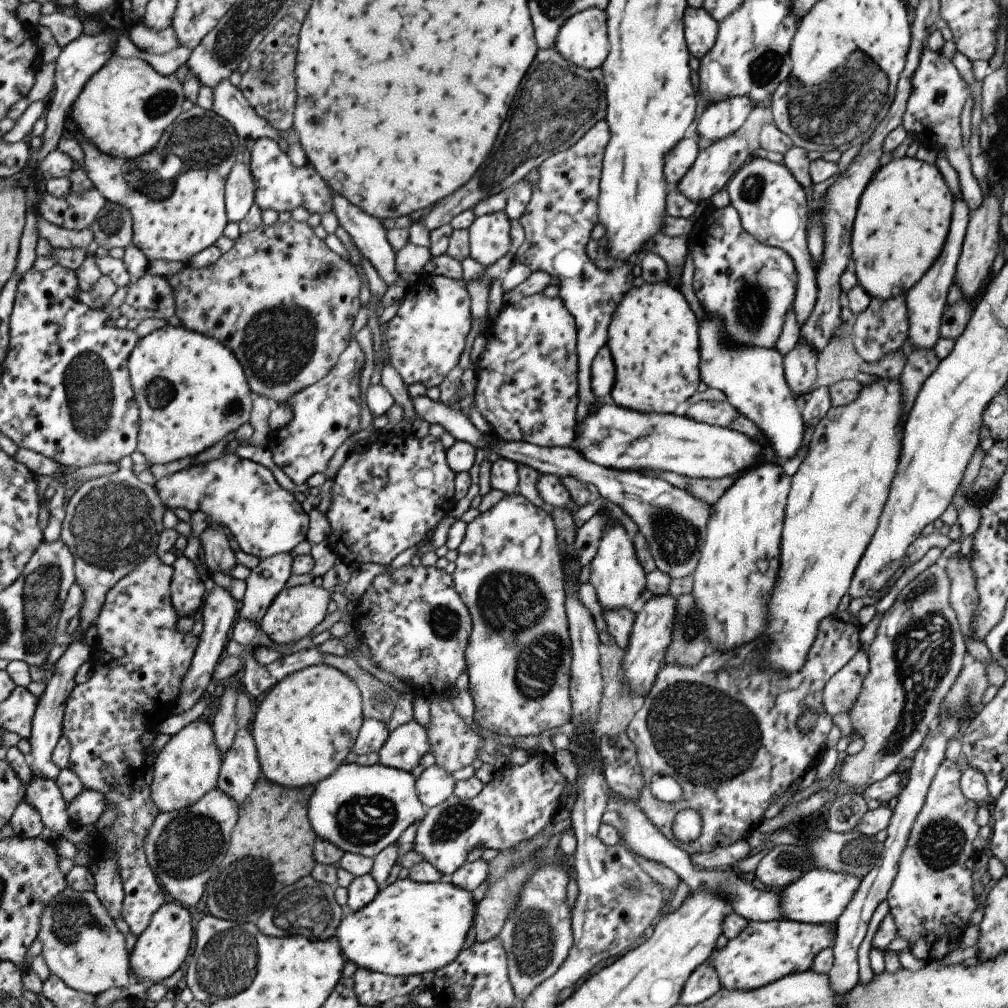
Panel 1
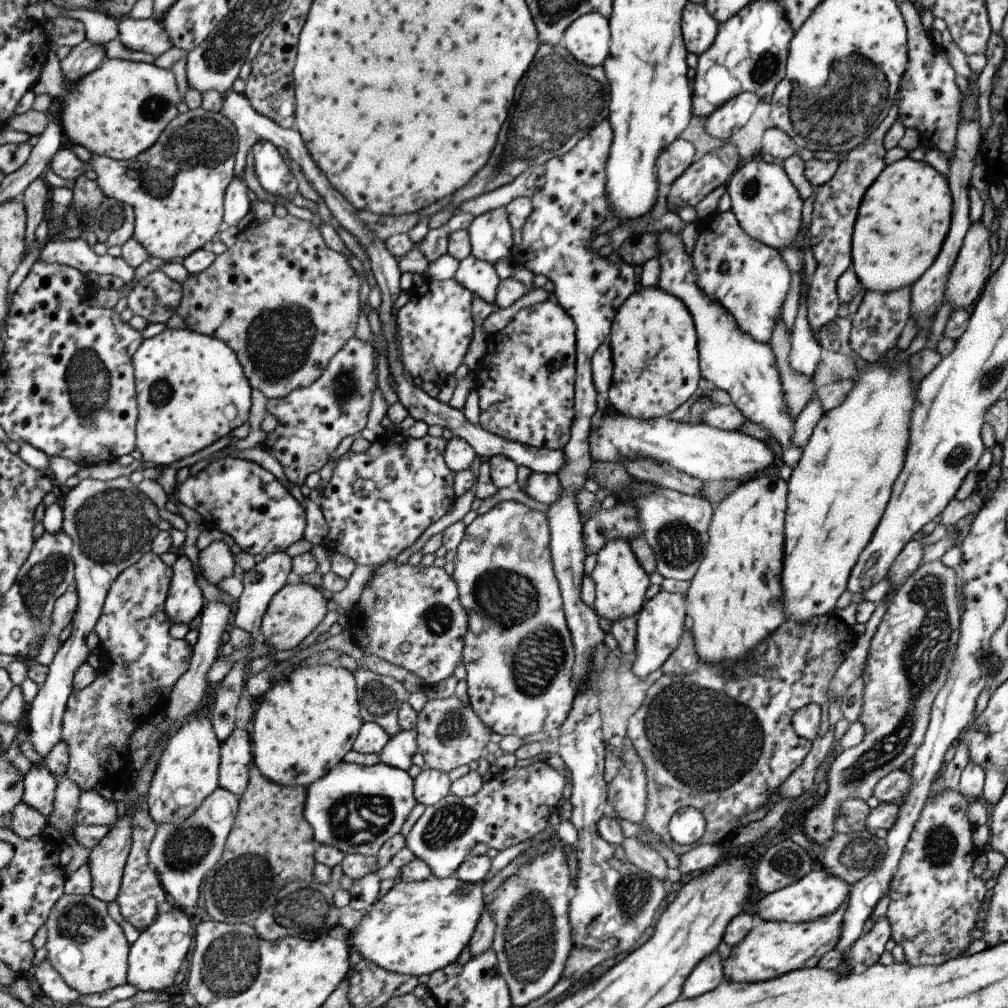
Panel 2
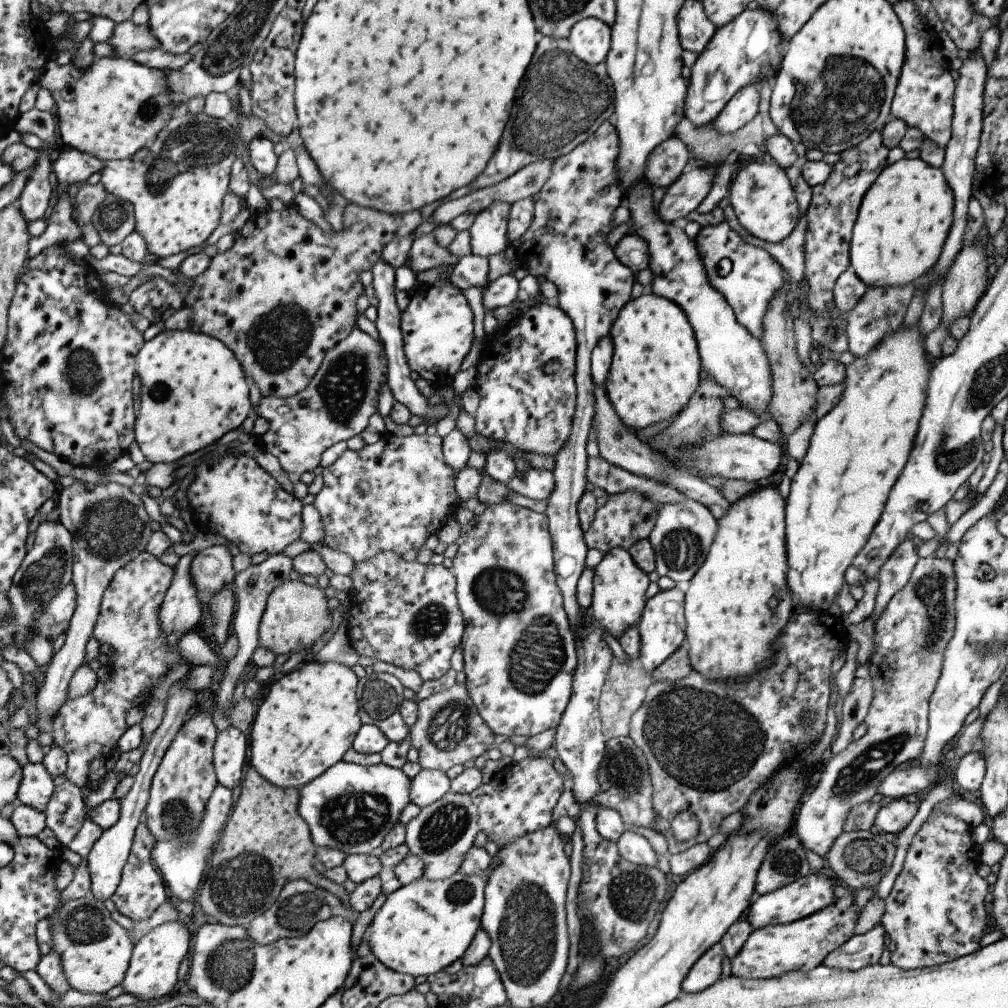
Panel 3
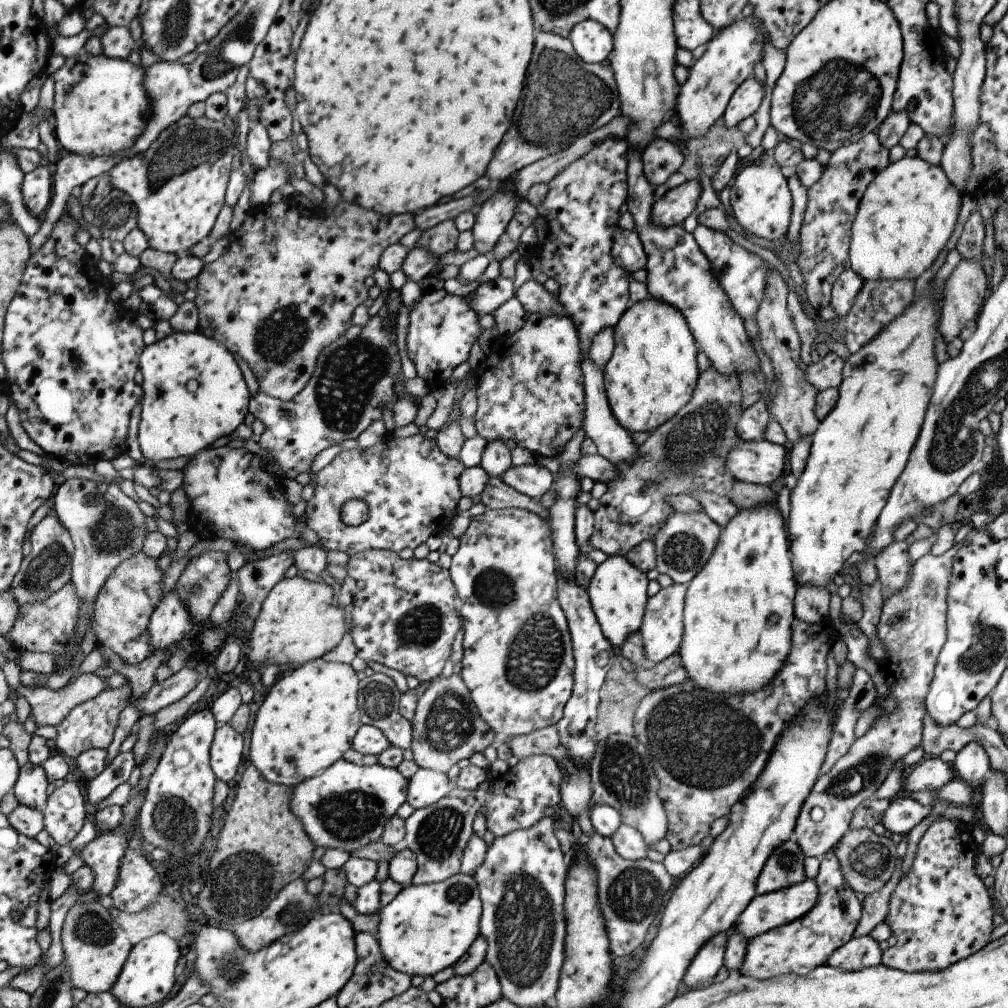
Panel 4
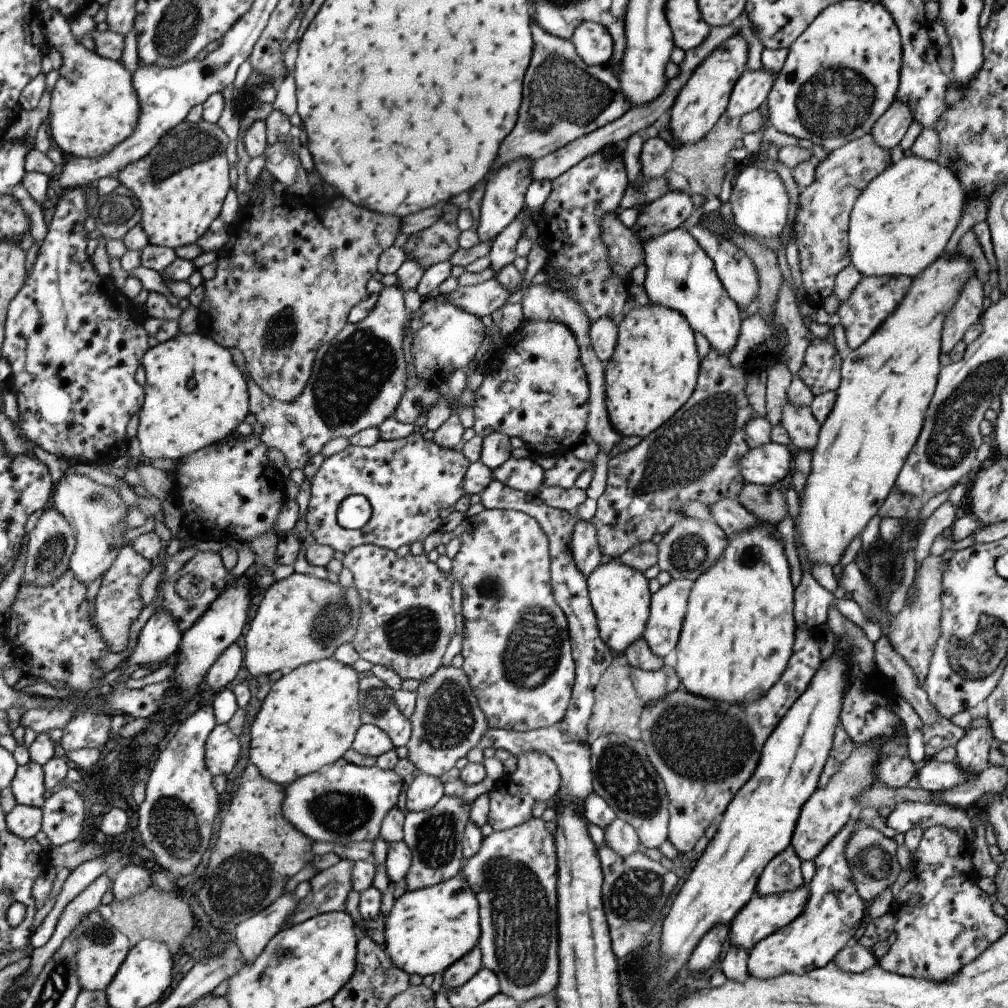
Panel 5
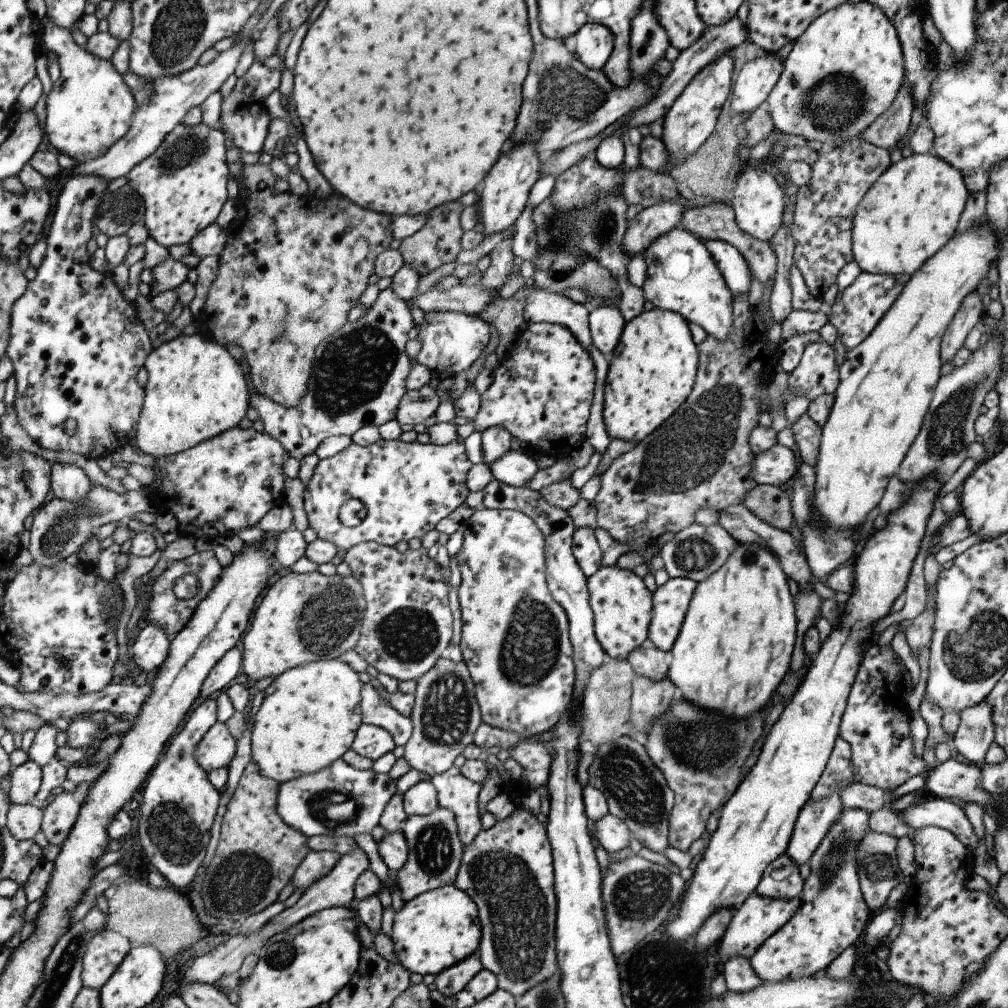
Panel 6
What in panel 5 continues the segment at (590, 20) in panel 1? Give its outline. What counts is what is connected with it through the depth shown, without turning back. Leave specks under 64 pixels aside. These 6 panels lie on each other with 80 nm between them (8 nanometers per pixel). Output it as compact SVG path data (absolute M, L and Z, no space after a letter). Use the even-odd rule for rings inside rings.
M581 22L570 37L577 57L586 65L605 64L612 54L612 39L602 25Z

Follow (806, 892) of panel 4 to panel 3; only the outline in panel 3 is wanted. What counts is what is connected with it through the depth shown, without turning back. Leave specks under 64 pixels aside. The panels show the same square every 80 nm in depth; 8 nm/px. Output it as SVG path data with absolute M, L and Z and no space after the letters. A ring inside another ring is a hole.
M821 871L817 874L810 872L803 878L794 880L791 884L768 892L764 895L755 896L750 902L748 909L743 914L743 920L750 924L752 931L766 927L767 925L792 923L817 912L826 907L834 897L832 891L833 882Z

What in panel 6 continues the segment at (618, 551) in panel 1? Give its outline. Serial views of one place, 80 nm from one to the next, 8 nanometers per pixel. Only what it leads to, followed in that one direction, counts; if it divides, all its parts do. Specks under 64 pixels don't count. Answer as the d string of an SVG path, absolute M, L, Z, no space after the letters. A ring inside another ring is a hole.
M613 566L600 567L586 578L588 602L593 614L595 639L606 657L627 659L627 654L642 644L647 644L647 628L651 619L652 594L642 578L631 570Z

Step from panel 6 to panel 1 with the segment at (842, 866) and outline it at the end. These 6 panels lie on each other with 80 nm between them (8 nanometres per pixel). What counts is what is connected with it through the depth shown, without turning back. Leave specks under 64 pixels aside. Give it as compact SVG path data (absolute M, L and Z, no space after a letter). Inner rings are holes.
M785 918L769 921L749 921L745 928L721 950L714 950L709 956L710 963L718 976L721 987L727 990L751 990L787 976L792 972L803 972L811 968L814 956L824 948L831 948L836 933L835 923L809 924L790 921Z

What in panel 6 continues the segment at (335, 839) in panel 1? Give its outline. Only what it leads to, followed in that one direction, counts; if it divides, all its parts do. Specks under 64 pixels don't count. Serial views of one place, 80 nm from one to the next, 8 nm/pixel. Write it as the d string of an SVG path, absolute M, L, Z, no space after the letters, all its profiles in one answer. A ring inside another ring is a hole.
M335 760L326 768L316 772L299 776L298 779L289 780L278 788L278 814L289 825L311 836L345 836L353 838L359 834L371 834L371 830L378 825L379 818L385 808L385 804L391 800L396 791L396 780L389 778L388 774L373 772L372 769L356 770L343 760Z

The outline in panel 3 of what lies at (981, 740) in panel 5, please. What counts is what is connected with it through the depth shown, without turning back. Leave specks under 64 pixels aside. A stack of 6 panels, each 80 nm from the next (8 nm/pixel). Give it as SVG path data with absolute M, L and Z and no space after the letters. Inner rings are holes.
M975 748L959 758L954 770L956 793L975 792L981 784L985 769L983 757Z

